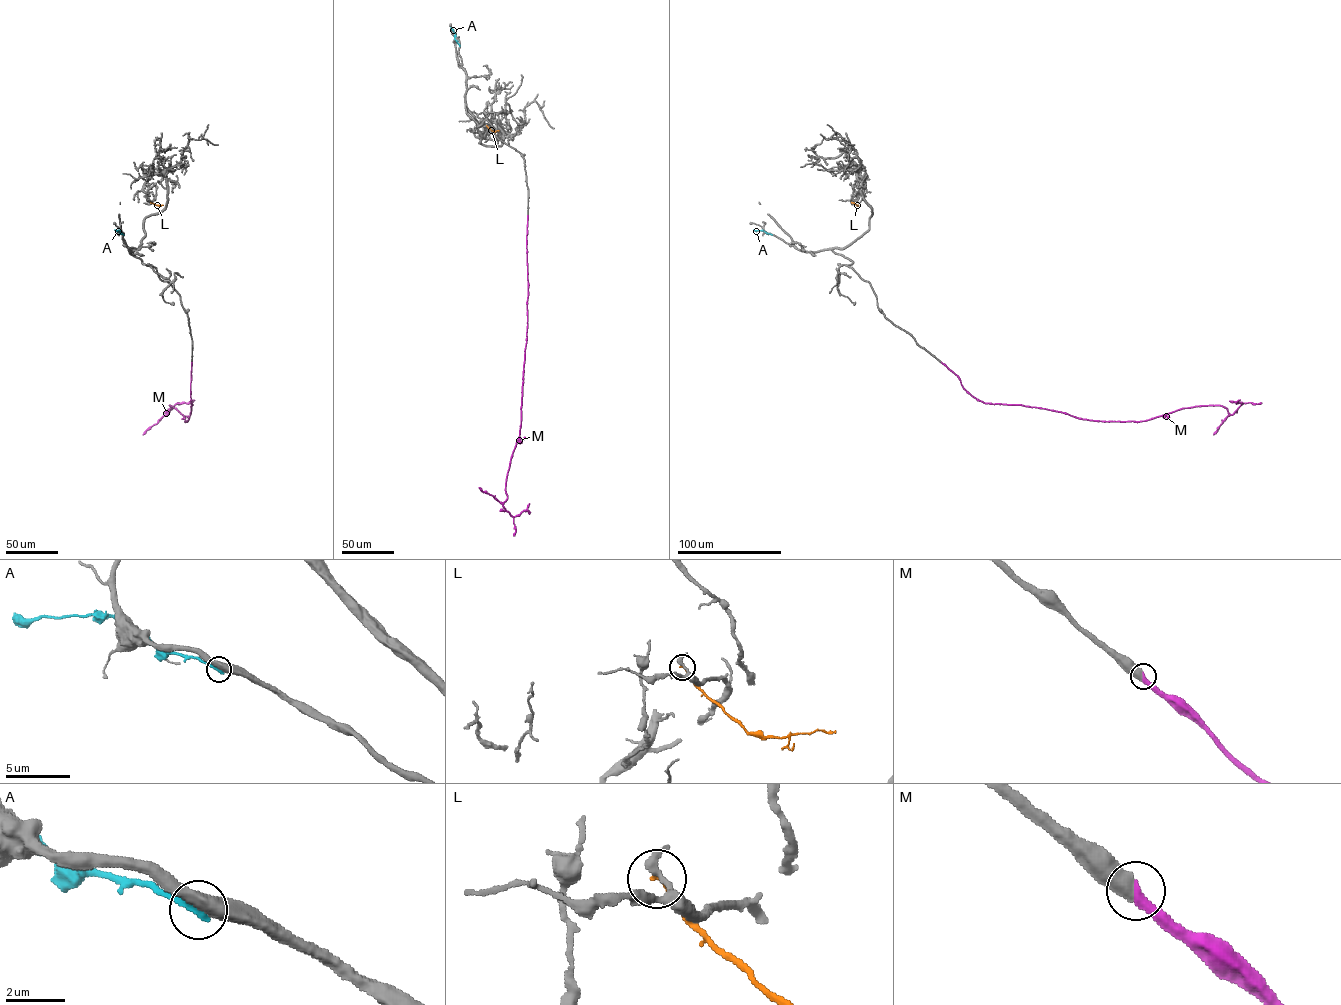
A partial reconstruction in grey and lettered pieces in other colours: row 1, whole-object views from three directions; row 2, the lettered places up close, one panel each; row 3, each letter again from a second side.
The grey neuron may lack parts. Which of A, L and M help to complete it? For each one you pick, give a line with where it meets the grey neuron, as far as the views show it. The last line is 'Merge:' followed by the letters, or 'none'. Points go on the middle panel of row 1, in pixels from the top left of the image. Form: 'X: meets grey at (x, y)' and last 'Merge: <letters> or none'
M: meets grey at (528, 215)
Merge: M

